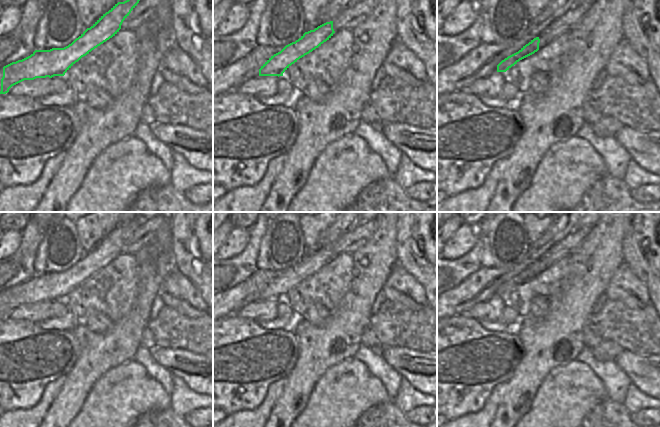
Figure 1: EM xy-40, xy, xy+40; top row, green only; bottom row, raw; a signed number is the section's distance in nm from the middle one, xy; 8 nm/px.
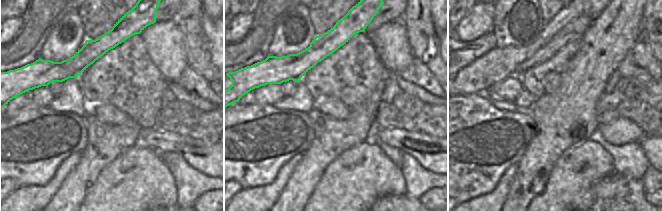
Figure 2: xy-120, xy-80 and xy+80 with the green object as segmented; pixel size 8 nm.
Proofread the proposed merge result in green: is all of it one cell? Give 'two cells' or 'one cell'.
one cell

